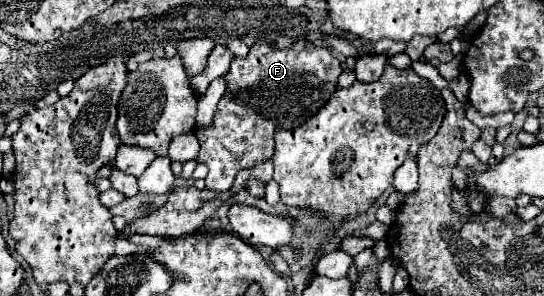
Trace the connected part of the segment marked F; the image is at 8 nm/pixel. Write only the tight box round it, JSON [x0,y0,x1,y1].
[195,40,343,192]

